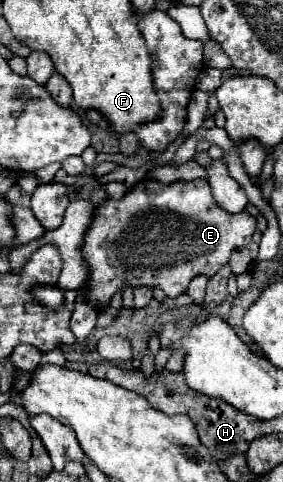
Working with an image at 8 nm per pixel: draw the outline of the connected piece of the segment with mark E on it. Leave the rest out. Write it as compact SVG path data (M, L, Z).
M144 179L120 201L108 199L94 211L92 225L84 239L84 257L90 265L90 279L86 285L88 293L84 293L84 297L94 309L104 307L112 295L124 287L160 287L168 297L178 297L188 289L192 277L200 273L212 277L222 265L226 265L232 249L246 247L252 241L254 231L256 219L248 211L232 215L220 209L204 179L192 179L188 183L176 181L170 185L156 179Z

